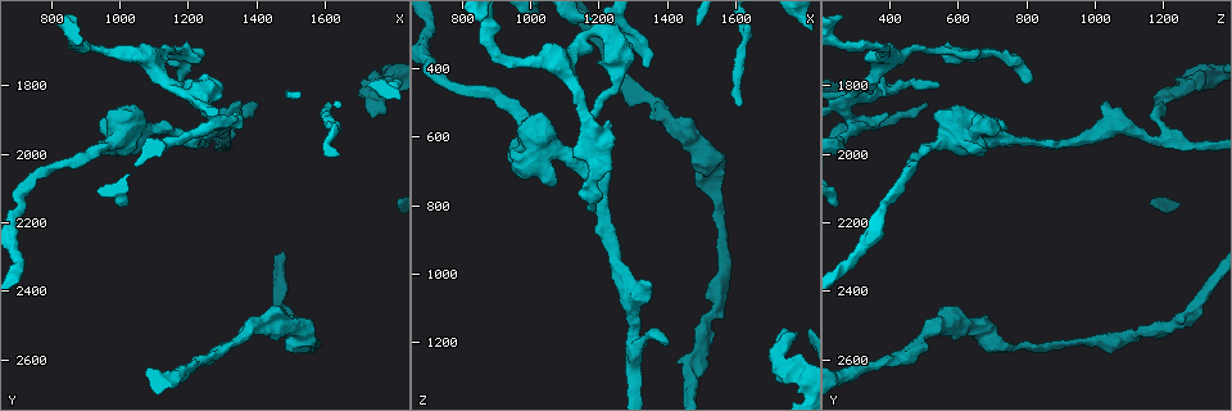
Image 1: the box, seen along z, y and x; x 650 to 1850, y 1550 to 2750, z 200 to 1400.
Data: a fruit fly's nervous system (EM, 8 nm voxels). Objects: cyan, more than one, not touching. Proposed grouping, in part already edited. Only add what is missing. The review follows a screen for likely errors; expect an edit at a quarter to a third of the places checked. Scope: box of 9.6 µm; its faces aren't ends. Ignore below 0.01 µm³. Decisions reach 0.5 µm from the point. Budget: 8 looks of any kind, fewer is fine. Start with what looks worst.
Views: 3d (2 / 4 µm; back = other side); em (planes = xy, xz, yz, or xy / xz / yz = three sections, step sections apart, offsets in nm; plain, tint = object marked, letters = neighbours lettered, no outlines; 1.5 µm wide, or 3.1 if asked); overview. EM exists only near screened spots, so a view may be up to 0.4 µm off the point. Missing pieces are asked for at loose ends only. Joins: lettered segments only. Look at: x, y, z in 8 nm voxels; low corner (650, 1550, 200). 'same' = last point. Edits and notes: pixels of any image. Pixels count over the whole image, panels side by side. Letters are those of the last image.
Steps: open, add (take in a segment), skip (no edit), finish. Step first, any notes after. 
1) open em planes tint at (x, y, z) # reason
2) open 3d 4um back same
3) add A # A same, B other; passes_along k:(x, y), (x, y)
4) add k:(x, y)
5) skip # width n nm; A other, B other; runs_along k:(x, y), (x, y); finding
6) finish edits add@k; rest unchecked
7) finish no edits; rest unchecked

open 3d 2um at (1740, 1890, 1160) # free end

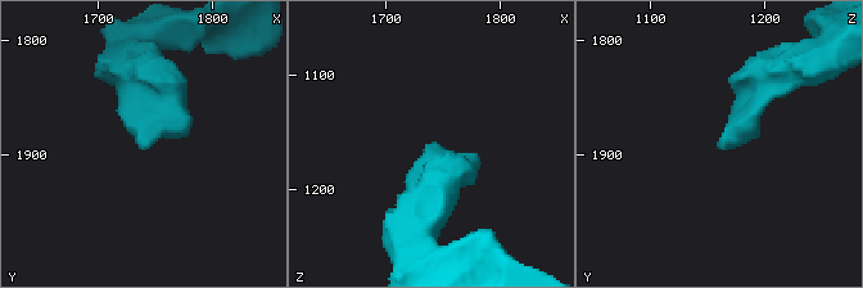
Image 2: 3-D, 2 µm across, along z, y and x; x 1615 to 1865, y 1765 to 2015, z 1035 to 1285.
open em planes letters at (1740, 1896, 1164)

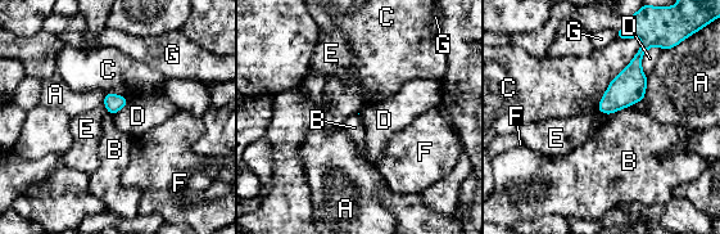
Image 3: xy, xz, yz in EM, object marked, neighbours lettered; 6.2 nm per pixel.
skip # A other, B other, C other, D other, E other, F other, G other; border 3:(626, 107), (610, 113); none of them fits

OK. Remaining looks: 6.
open em planes letters at (1610, 1850, 510) # free end

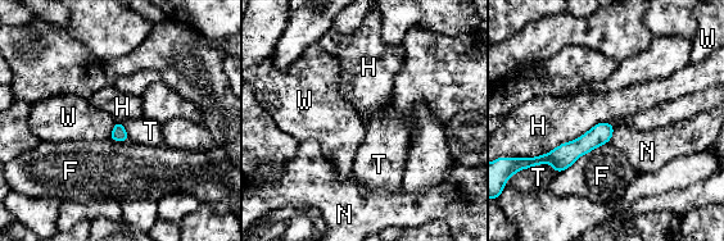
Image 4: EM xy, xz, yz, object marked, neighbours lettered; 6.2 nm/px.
skip # F other, H other, N other, T other, W other; border 4:(610, 122), (529, 158); none of them fits

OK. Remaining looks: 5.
open em planes letters at (1350, 1850, 1040) # free end

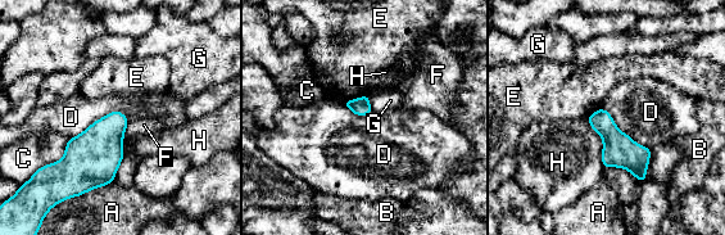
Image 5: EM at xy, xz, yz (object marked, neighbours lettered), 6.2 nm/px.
skip # A other, B other, C other, D other, E other, F other, G other, H other; border 5:(126, 116), (112, 111), (72, 138); no lettered segment goes on from it

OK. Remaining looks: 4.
finish no edits; rest unchecked

